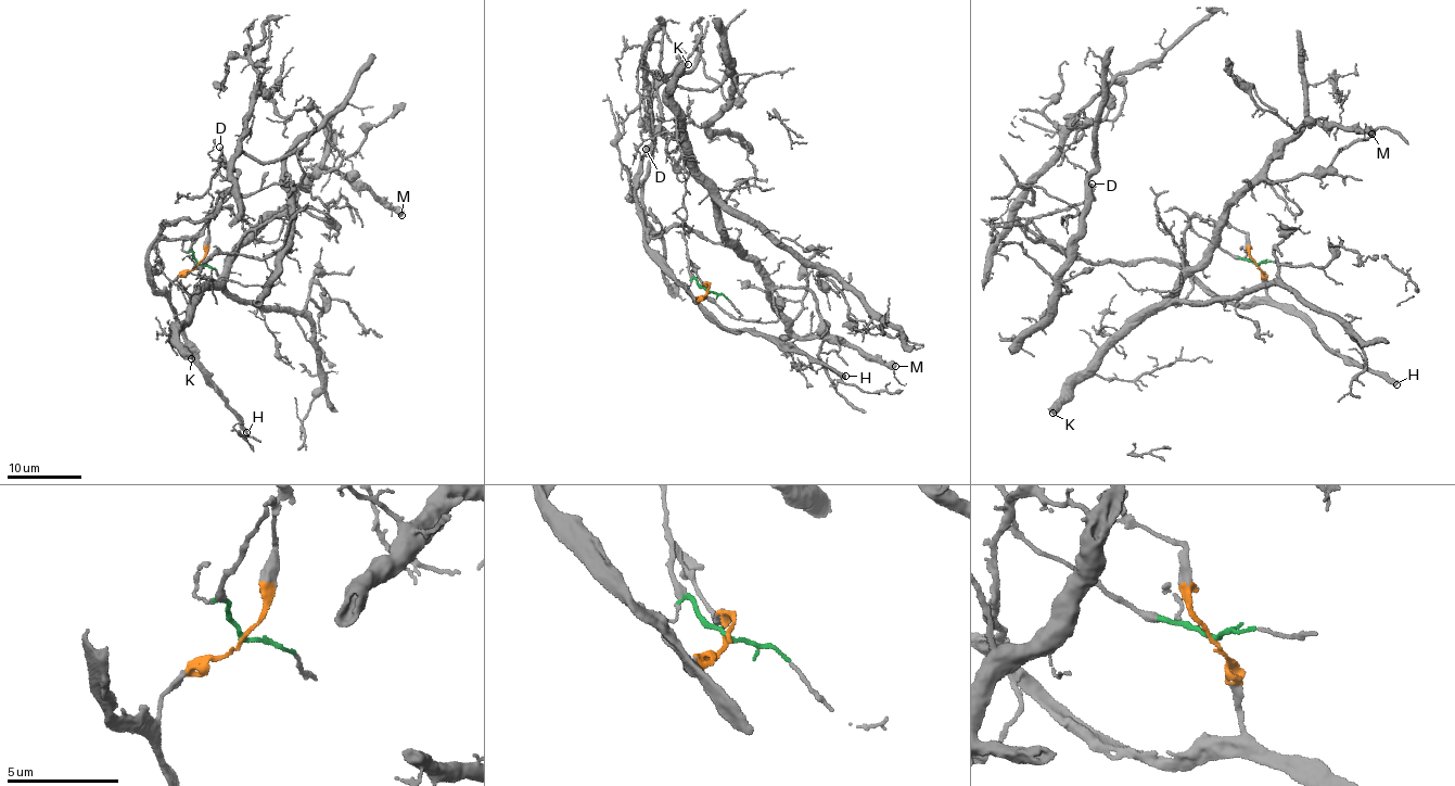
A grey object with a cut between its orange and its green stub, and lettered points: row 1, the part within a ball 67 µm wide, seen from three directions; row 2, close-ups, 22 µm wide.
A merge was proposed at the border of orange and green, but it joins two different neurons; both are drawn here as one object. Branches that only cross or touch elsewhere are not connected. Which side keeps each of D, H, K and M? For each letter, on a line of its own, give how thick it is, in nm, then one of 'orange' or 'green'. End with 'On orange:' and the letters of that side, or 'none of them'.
D: calibre 260 nm; orange
H: calibre 380 nm; orange
K: calibre 480 nm; green
M: calibre 550 nm; green
On orange: D, H

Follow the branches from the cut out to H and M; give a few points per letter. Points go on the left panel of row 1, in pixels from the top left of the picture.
H: (198, 265), (170, 283), (168, 301), (181, 332), (247, 432)
M: (198, 264), (191, 246), (207, 216), (230, 207), (237, 217), (259, 227), (320, 168), (366, 182), (401, 215)

